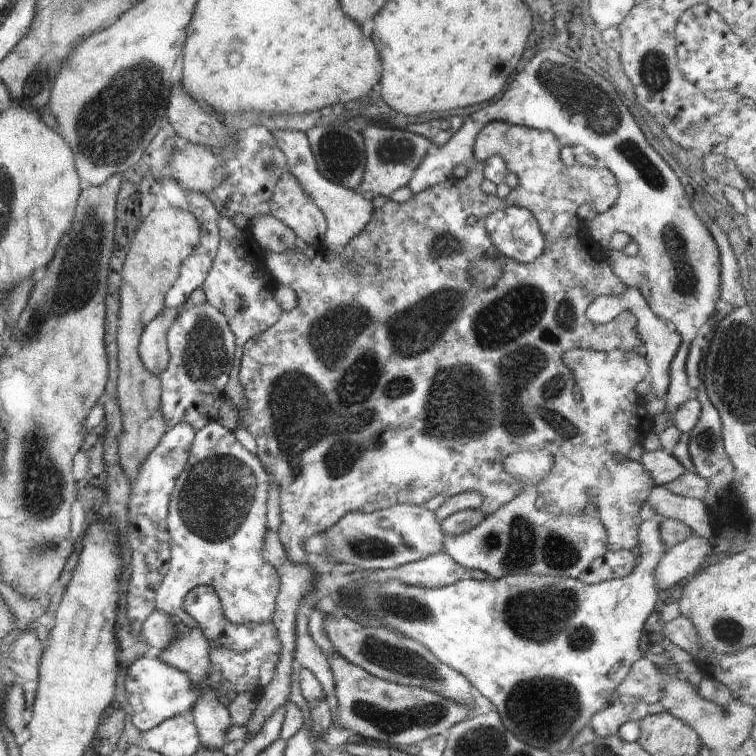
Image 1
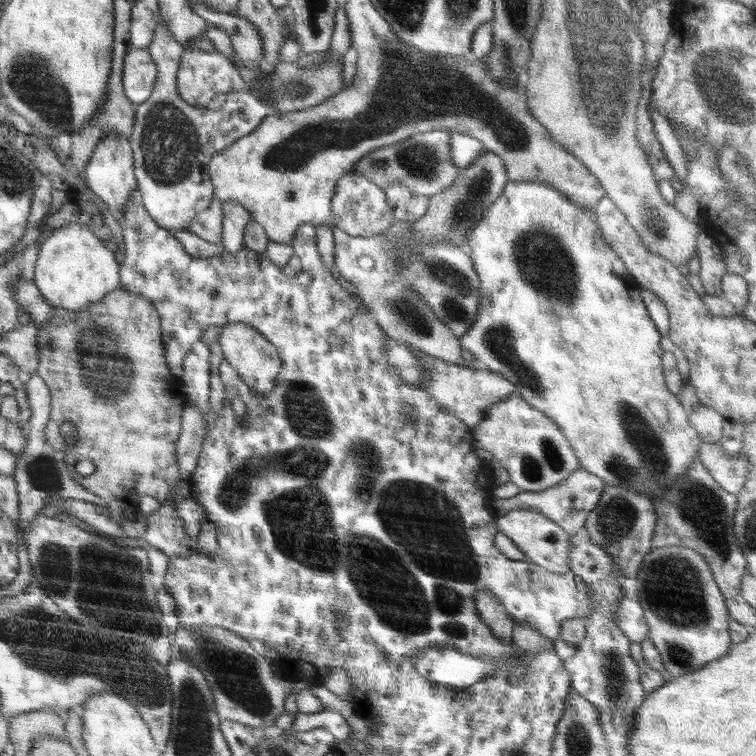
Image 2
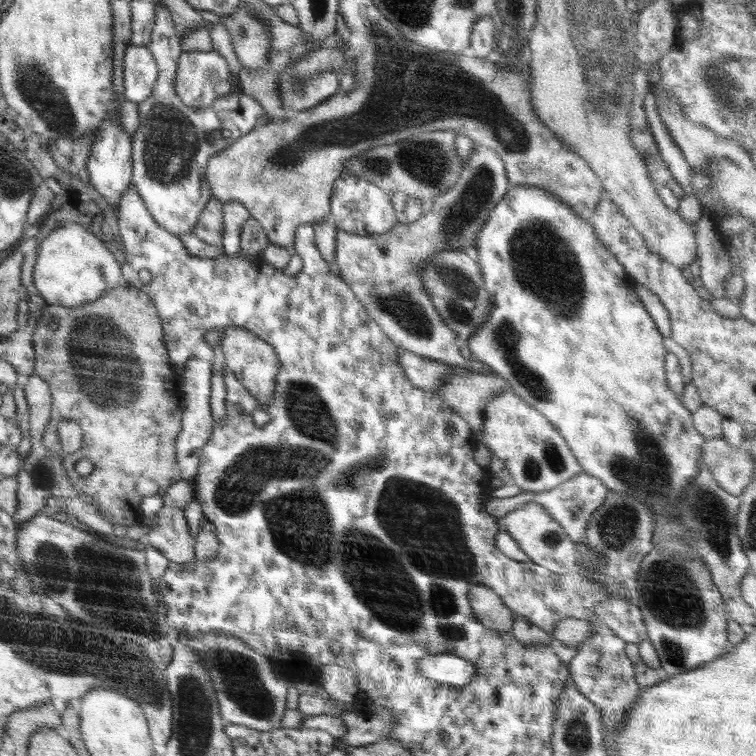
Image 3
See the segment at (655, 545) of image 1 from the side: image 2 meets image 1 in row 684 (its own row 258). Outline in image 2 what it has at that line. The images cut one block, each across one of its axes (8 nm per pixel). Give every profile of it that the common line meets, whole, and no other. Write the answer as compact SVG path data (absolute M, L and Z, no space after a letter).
M533 180L507 182L498 200L487 208L482 220L479 220L467 234L467 244L474 252L471 259L480 279L481 301L474 324L463 338L460 338L460 344L462 348L466 348L473 354L474 360L486 364L488 370L512 382L516 387L516 394L560 427L582 468L601 478L605 484L625 486L628 490L638 492L642 496L648 496L652 490L654 496L660 496L662 490L674 484L676 478L680 478L683 474L685 477L691 464L697 460L697 450L703 442L696 430L692 428L688 418L689 413L686 414L684 411L679 396L669 392L666 387L662 364L660 364L660 358L664 353L660 344L662 335L658 332L643 303L640 294L642 287L634 280L610 245L605 243L601 230L591 218L592 213L592 210L576 206L571 198L545 182Z

